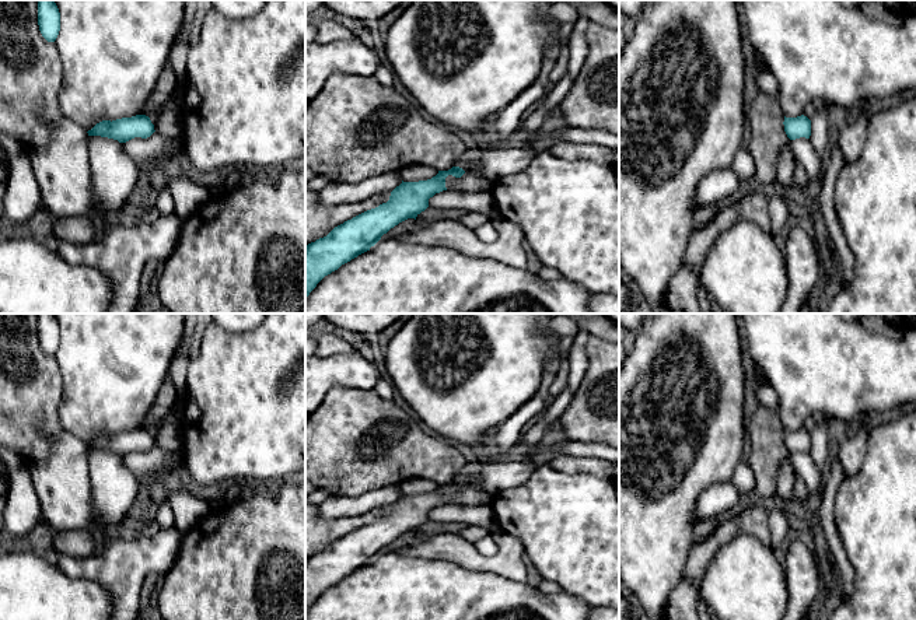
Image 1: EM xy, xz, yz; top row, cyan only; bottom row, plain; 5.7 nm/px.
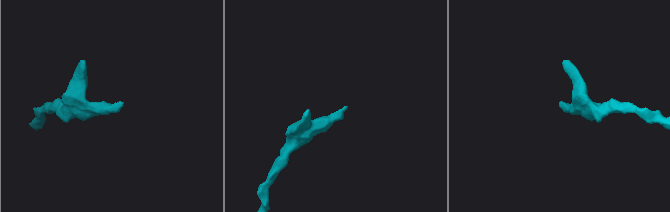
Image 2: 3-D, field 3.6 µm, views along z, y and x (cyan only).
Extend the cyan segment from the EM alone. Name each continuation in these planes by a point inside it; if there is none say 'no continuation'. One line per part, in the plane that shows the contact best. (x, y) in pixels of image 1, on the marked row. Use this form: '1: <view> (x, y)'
no continuation

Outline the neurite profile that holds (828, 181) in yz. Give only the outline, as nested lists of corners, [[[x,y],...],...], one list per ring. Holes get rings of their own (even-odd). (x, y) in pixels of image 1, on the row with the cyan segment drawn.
[[[839,146],[831,147],[831,160],[821,176],[819,209],[828,228],[835,253],[839,256],[843,270],[842,283],[847,287],[853,280],[853,253],[846,242],[835,210],[835,186],[839,172],[845,168],[845,160]]]

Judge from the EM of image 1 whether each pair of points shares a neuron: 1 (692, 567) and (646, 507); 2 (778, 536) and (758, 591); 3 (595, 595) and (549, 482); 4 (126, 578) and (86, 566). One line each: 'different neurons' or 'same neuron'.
1: different neurons
2: different neurons
3: same neuron
4: same neuron

